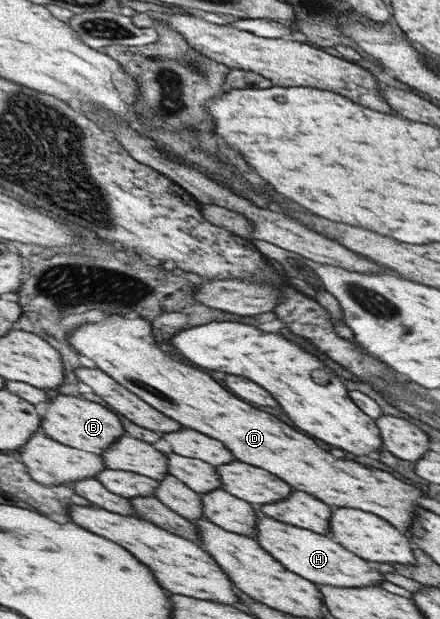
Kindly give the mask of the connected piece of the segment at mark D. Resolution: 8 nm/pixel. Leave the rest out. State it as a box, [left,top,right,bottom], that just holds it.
[69,315,418,533]

